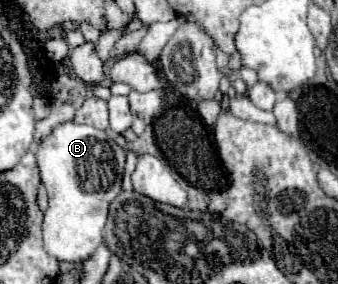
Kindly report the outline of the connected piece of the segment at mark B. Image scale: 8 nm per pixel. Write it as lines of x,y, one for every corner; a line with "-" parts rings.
68,121
42,139
36,159
50,199
42,225
44,247
58,261
84,263
104,241
102,229
108,217
108,205
122,191
126,153
104,131

